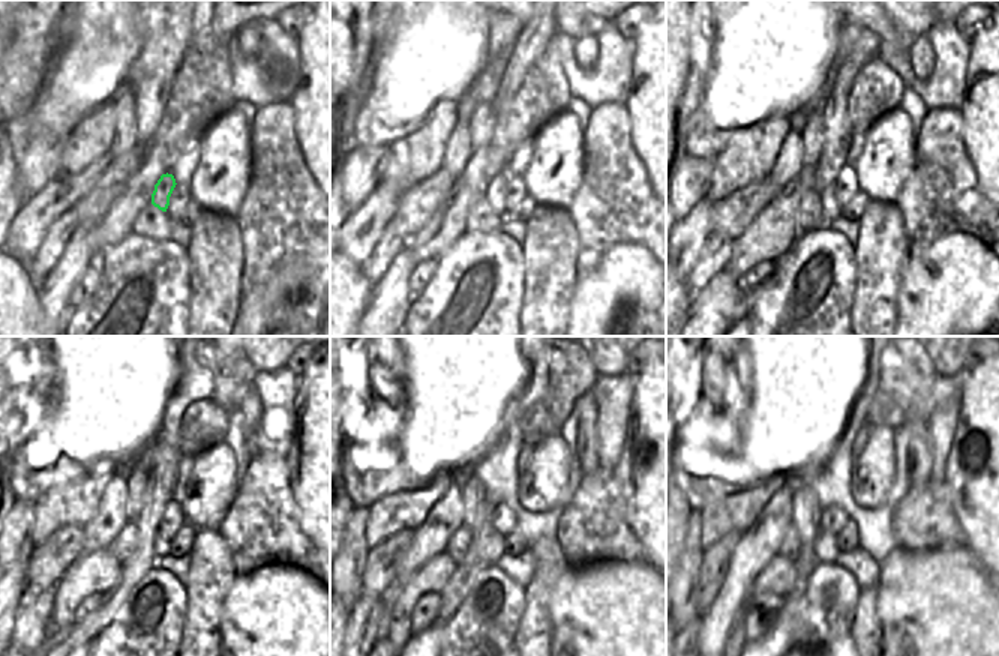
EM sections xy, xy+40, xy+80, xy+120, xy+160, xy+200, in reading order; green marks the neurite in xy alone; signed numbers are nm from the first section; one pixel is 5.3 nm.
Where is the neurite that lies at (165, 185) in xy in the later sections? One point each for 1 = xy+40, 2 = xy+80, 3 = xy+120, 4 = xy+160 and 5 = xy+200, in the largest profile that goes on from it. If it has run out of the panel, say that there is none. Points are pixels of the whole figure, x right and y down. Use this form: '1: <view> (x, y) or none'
1: xy+40 (495, 195)
2: xy+80 (828, 197)
3: xy+120 (161, 545)
4: xy+160 (495, 544)
5: xy+200 (827, 544)

